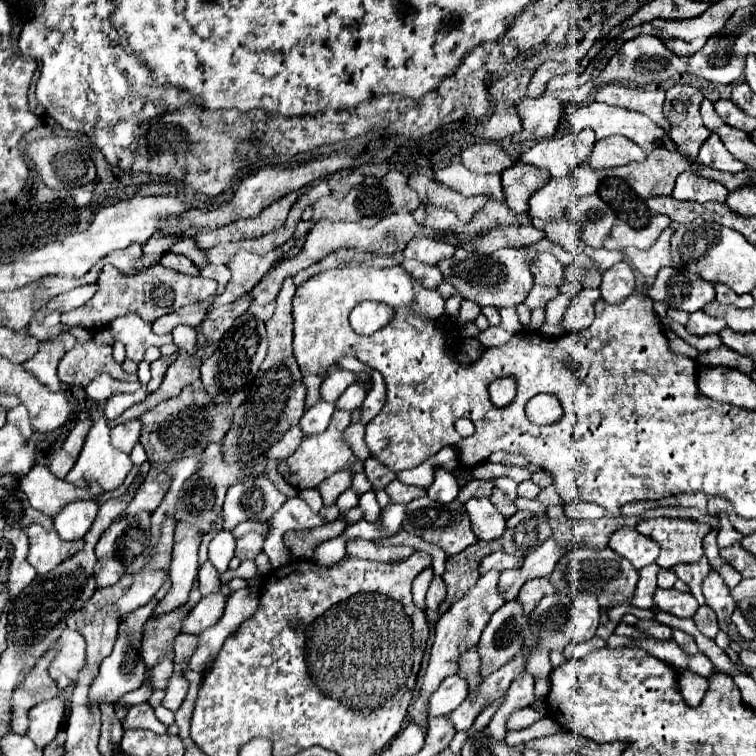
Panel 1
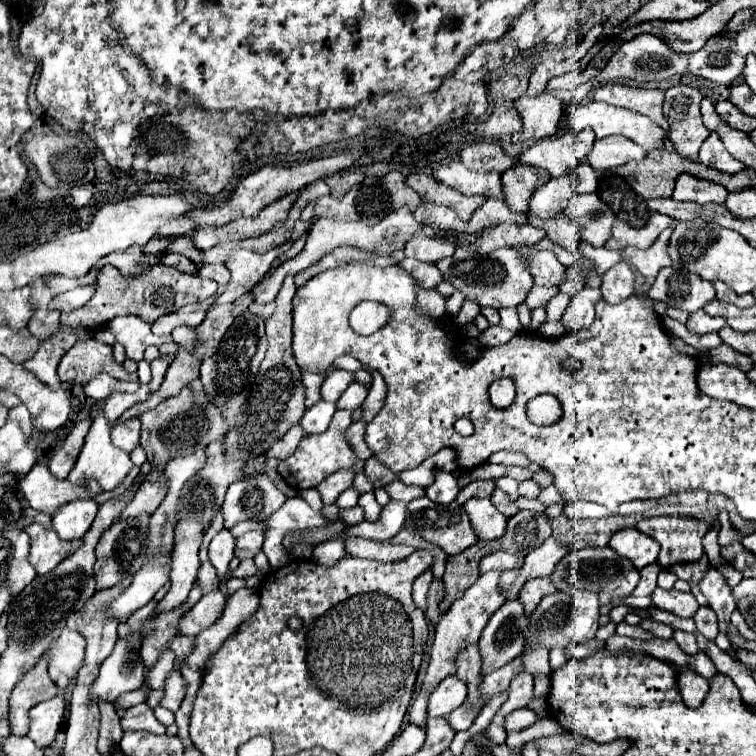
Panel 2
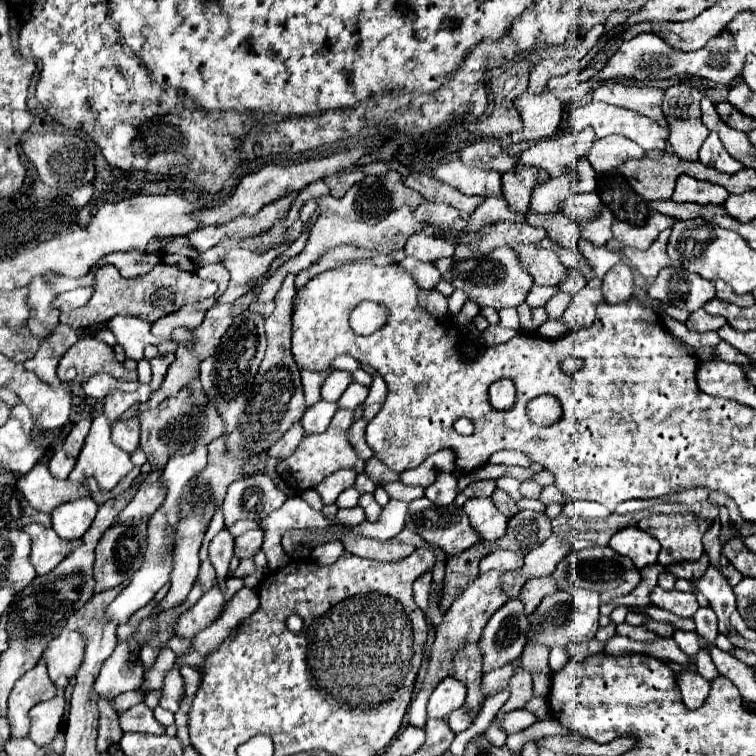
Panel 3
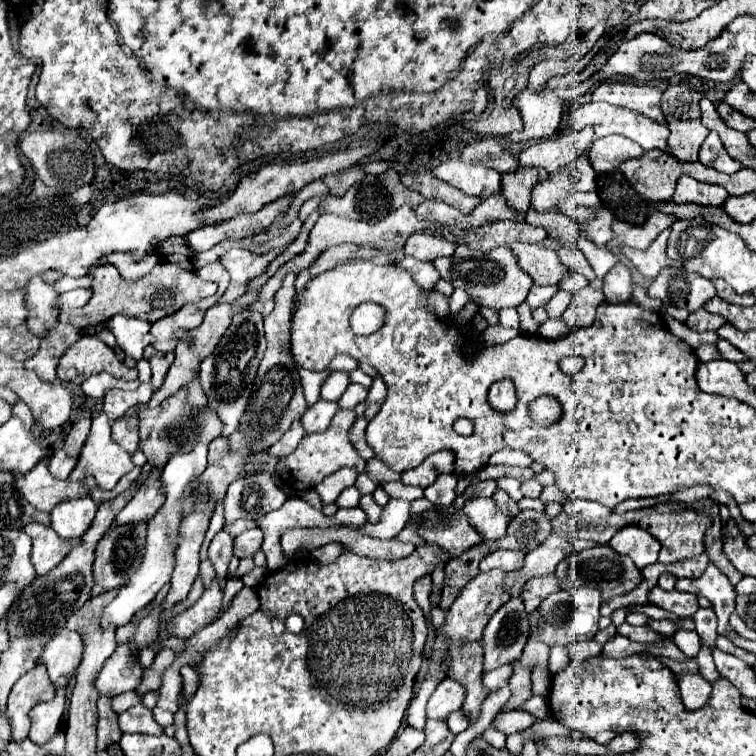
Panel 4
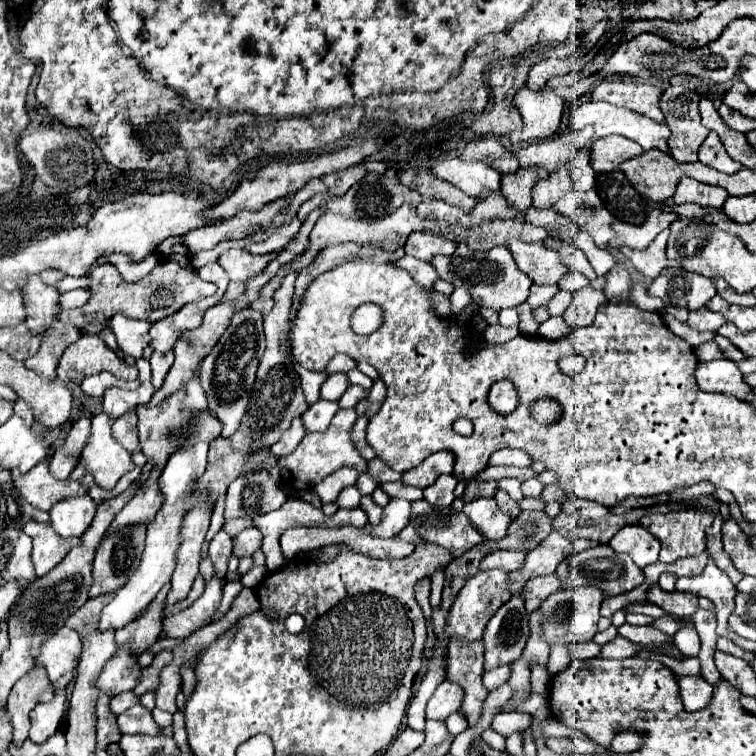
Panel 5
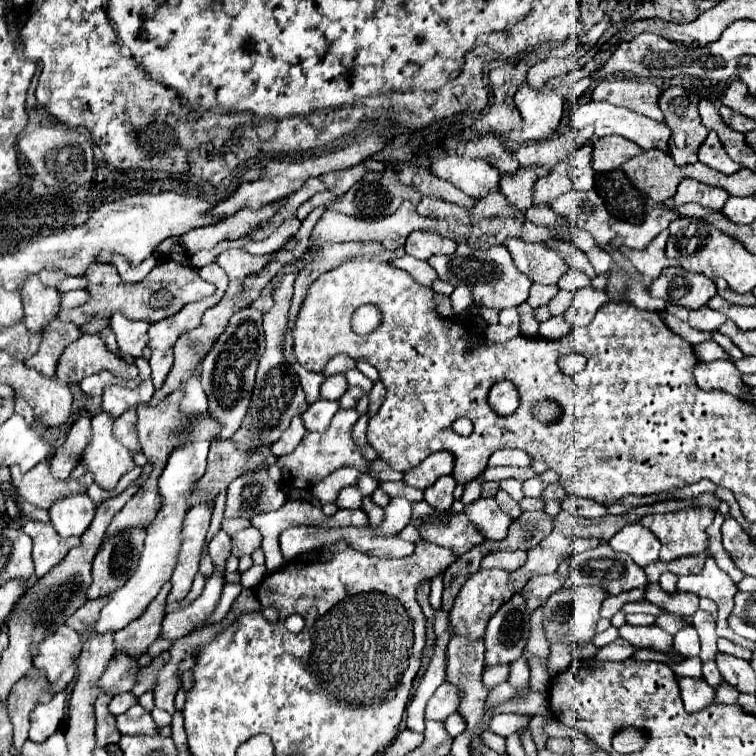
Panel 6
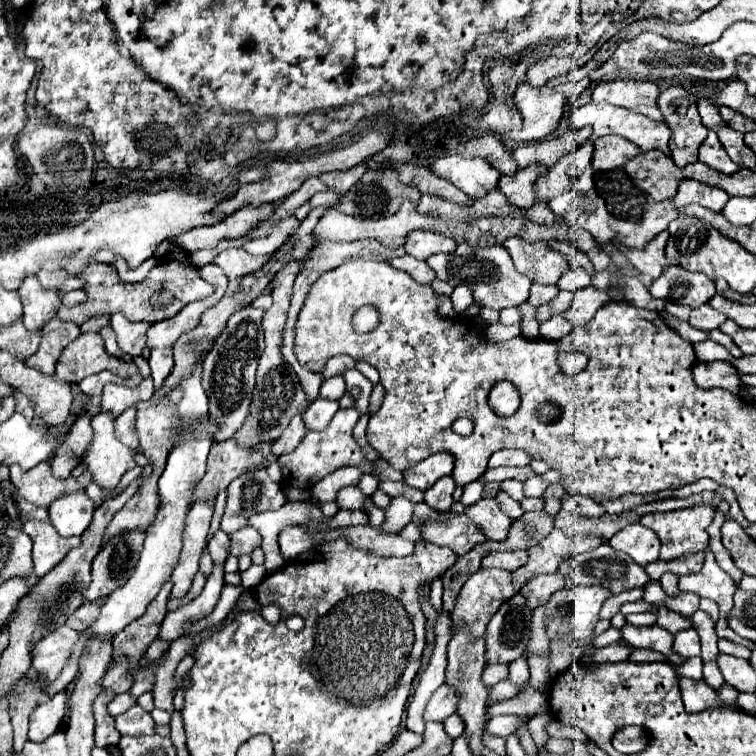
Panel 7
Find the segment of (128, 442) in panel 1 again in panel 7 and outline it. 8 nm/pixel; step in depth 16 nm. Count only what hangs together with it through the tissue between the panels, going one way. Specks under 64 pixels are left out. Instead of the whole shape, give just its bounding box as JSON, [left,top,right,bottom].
[116,408,138,450]

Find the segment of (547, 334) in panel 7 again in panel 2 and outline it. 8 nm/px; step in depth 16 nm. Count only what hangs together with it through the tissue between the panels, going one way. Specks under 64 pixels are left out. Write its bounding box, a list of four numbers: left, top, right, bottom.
[538,322,566,338]

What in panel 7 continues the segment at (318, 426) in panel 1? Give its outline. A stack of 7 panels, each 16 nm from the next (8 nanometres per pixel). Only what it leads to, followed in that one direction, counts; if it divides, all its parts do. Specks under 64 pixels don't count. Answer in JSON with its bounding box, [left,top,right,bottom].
[302,398,338,430]

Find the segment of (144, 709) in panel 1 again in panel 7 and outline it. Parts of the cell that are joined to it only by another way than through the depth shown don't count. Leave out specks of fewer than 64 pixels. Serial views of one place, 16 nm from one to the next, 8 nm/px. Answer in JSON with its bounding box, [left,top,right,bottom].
[116,704,156,736]

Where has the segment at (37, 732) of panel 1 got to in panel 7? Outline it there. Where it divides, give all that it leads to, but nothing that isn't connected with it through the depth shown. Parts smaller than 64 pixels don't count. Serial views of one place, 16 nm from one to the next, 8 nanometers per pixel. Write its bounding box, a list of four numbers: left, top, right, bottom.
[30,692,66,742]

